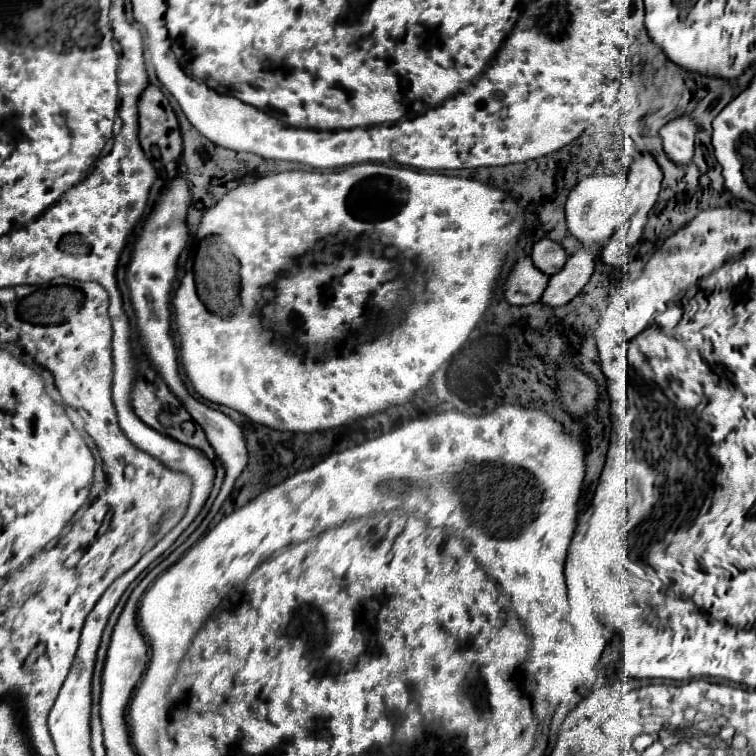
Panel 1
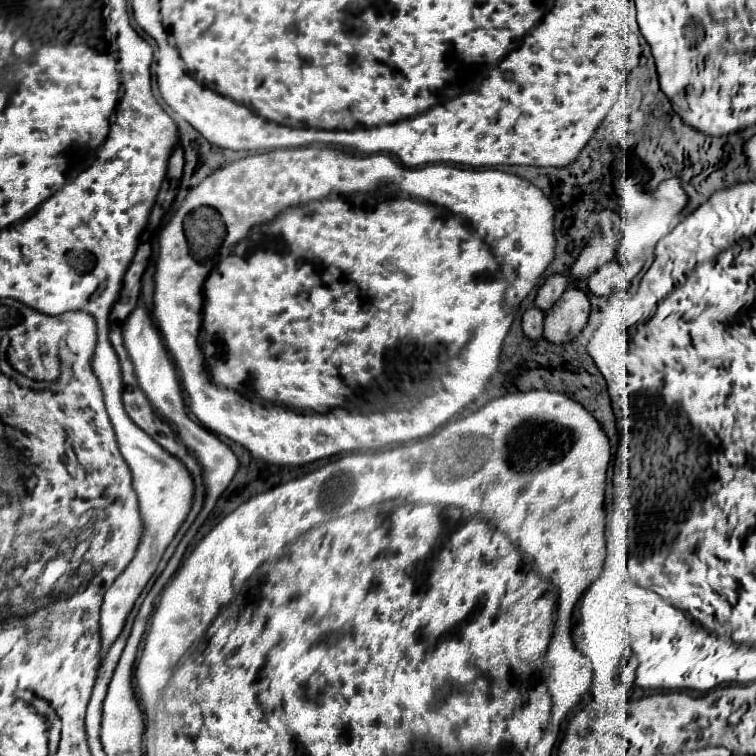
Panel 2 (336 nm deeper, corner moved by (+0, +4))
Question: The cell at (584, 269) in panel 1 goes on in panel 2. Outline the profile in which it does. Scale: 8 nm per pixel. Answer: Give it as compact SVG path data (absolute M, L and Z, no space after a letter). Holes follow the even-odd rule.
M569 288L545 316L545 338L551 344L567 344L585 328L591 304L585 292Z

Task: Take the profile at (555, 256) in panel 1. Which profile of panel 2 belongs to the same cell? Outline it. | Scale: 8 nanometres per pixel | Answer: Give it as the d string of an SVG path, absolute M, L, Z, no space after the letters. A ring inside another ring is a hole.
M555 274L555 276L549 276L547 282L539 288L537 292L537 298L535 298L535 306L539 306L543 312L551 310L551 306L561 298L563 290L567 290L567 278L561 276L561 274Z

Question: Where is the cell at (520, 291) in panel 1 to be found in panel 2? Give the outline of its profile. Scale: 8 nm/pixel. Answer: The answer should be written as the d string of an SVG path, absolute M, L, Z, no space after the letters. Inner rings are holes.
M533 306L529 308L525 314L523 314L523 334L529 338L529 340L539 340L543 338L543 312Z

